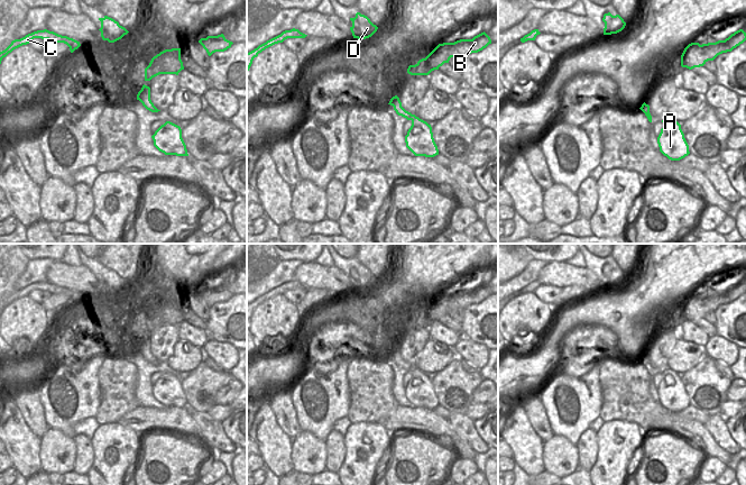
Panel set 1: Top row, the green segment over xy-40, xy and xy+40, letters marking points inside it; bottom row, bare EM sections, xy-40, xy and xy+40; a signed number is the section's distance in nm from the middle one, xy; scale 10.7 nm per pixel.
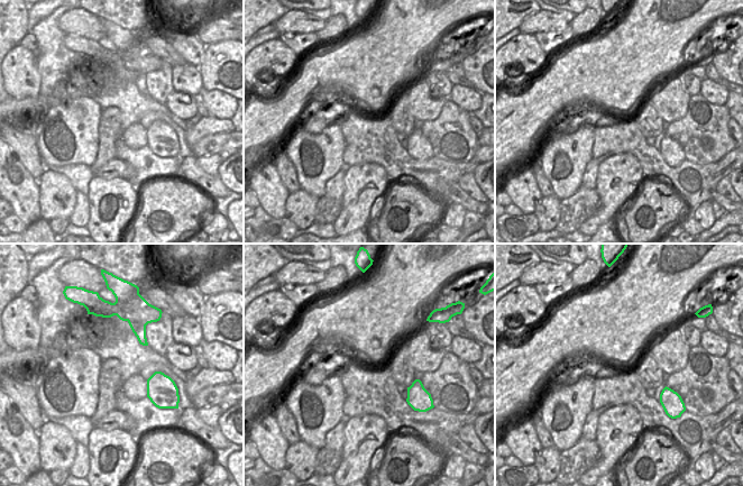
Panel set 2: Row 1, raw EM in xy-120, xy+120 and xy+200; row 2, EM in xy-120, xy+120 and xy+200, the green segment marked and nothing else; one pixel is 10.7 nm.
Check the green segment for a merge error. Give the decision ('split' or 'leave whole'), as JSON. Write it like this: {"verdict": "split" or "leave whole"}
{"verdict": "leave whole"}

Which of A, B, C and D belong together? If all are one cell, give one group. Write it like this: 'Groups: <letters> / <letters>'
Groups: A B C D

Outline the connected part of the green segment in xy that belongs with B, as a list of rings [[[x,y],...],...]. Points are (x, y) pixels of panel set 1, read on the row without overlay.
[[[483,283],[472,291],[460,291],[454,294],[439,295],[425,310],[415,317],[409,317],[407,324],[411,327],[429,327],[439,321],[451,309],[466,309],[471,304],[478,304],[491,295],[490,289]]]

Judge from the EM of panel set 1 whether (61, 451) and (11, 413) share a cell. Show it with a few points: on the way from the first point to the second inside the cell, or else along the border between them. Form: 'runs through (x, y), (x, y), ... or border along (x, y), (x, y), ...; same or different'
border along (40, 438), (39, 461), (42, 465); different

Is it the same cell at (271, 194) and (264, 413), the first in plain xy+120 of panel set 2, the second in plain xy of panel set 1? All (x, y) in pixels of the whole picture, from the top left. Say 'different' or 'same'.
same

